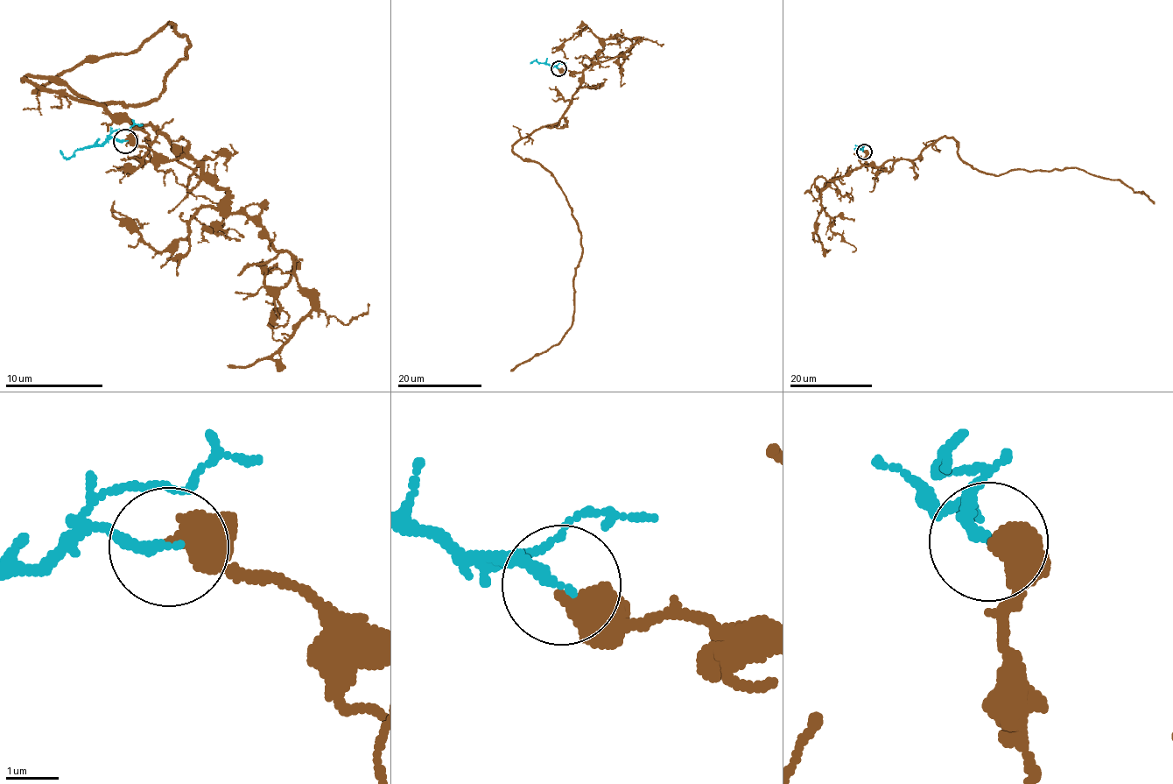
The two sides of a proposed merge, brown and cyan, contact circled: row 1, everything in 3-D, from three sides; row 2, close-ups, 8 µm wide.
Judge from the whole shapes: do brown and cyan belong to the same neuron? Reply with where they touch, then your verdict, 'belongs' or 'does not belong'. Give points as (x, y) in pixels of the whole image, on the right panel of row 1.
at (864, 151); belongs

